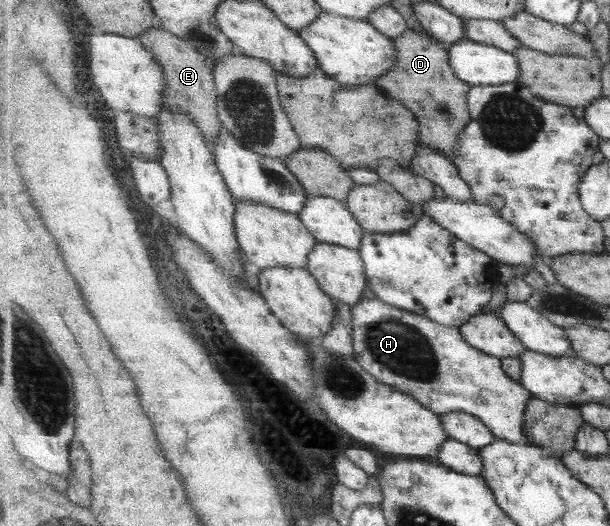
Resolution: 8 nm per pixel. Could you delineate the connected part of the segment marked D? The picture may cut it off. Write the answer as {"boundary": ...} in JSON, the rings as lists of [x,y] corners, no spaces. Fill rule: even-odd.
{"boundary":[[[408,28],[401,36],[392,38],[394,47],[398,51],[398,62],[387,74],[379,76],[374,83],[391,97],[398,98],[415,114],[419,121],[420,142],[446,155],[454,162],[458,153],[458,134],[471,122],[470,107],[467,100],[471,85],[459,79],[451,67],[450,53],[447,47],[431,39],[429,35]]]}

